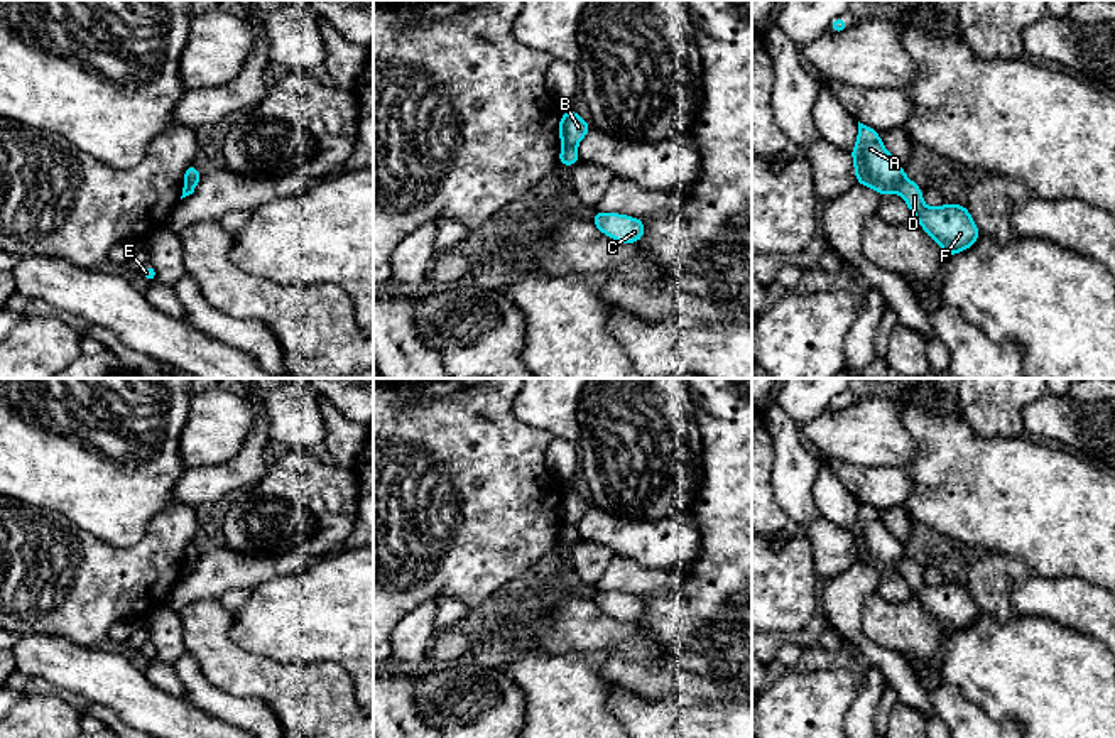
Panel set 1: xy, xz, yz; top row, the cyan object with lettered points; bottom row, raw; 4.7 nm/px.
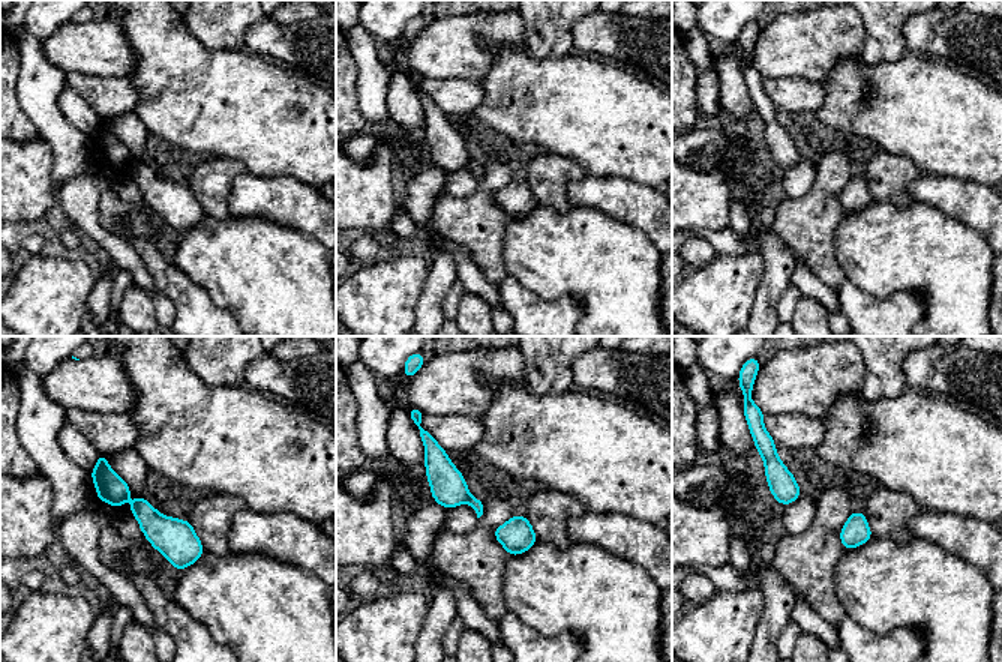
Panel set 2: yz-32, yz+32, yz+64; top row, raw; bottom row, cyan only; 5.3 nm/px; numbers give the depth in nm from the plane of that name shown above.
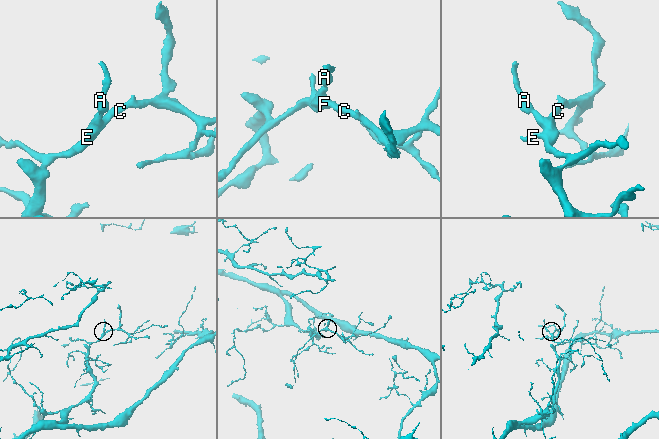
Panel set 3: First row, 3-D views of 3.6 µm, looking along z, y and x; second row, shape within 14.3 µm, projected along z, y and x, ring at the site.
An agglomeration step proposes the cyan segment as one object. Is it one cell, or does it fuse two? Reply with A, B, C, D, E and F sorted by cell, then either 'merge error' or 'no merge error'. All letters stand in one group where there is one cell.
A B / C D E F; merge error

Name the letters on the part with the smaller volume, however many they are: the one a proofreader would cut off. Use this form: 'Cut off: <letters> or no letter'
Cut off: A, B

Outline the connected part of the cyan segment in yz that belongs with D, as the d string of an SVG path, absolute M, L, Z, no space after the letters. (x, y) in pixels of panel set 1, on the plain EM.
M907 556L895 569L904 576L922 608L939 621L943 632L956 633L978 618L980 610L966 584L946 581L941 586L926 586L922 567Z

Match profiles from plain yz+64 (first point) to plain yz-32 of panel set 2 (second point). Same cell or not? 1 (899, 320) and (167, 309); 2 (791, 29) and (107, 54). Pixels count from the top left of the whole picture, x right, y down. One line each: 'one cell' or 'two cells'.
1: two cells
2: one cell

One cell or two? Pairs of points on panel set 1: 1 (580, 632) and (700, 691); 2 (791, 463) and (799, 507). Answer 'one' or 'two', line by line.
1: one
2: one

